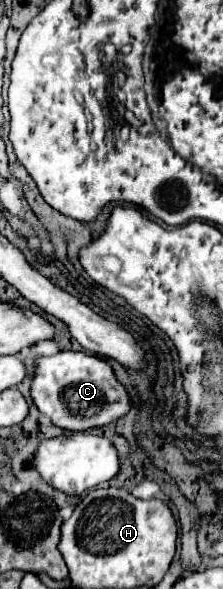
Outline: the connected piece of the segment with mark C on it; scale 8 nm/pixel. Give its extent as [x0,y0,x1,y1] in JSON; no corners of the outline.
[31,351,133,431]

